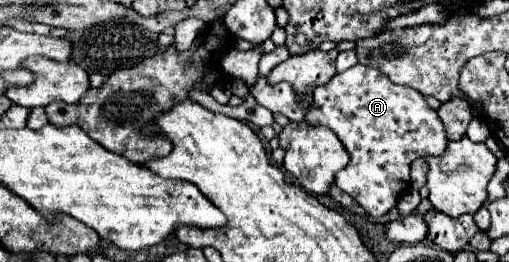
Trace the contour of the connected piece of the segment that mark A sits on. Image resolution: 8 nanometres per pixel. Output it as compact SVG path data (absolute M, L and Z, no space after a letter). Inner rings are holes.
M354 65L344 73L336 73L326 85L316 87L314 91L312 109L306 113L306 123L328 127L334 131L338 139L344 143L346 151L350 153L350 163L336 173L334 183L354 197L372 217L380 217L388 213L400 199L402 191L408 187L410 179L410 163L422 155L440 155L446 149L446 133L442 121L434 109L428 107L422 93L410 87L402 87L390 81L386 73L380 69L372 69L366 65Z

